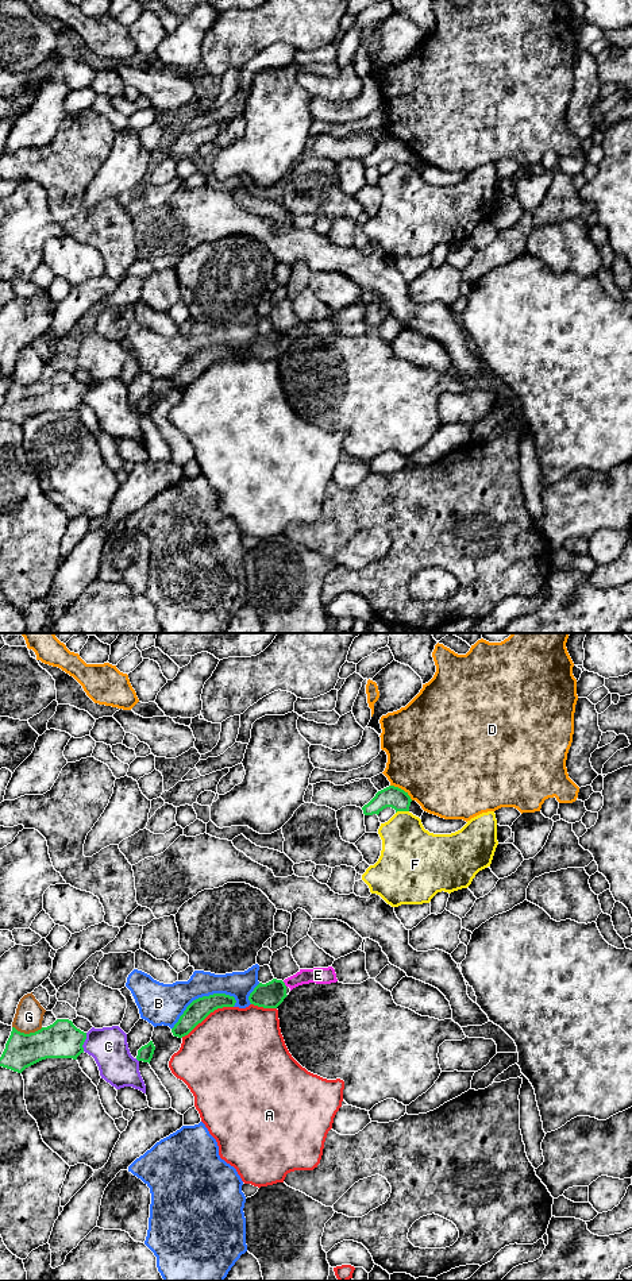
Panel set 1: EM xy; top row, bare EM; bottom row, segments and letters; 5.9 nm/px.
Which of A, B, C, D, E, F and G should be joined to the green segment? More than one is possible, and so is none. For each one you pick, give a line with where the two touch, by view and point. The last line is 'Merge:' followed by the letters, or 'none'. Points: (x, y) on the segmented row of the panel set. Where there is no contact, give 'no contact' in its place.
E: meets green in xy at (284, 984)
Merge: E

